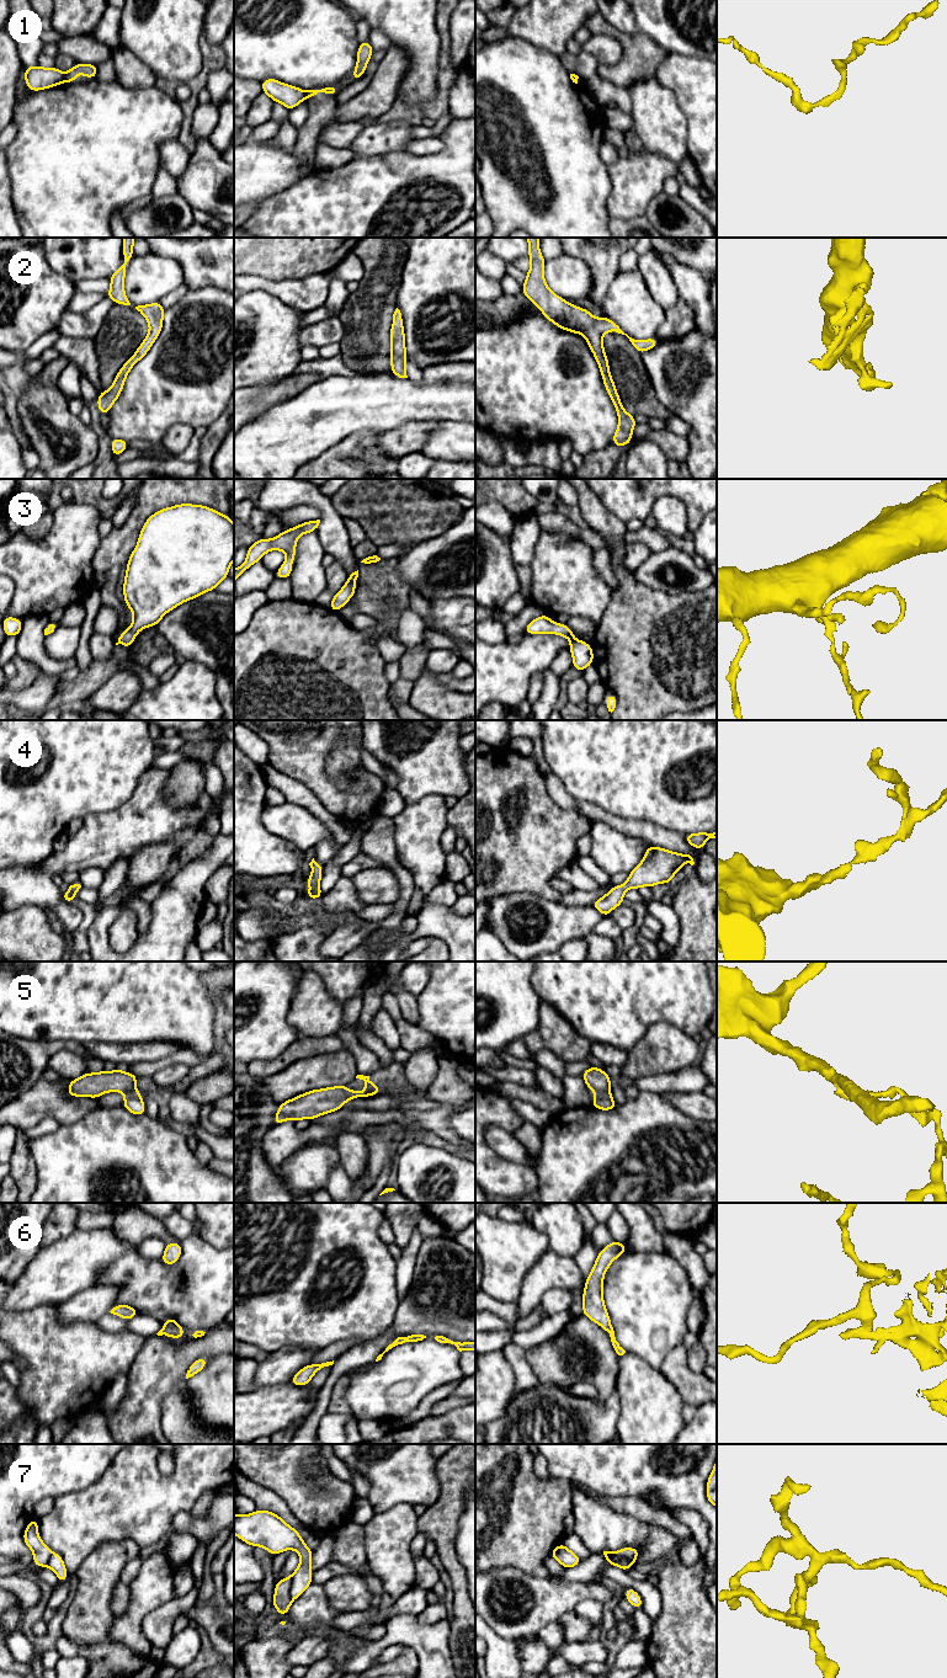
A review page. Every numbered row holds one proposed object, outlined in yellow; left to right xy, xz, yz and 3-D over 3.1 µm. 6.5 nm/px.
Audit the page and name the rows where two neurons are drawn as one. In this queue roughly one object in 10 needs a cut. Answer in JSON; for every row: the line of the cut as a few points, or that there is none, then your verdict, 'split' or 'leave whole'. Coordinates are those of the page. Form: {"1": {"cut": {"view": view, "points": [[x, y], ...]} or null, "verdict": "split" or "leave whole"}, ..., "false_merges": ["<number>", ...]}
{"1": {"cut": {"view": "xy", "points": [[65, 74], [63, 81]]}, "verdict": "split"}, "2": {"cut": null, "verdict": "leave whole"}, "3": {"cut": null, "verdict": "leave whole"}, "4": {"cut": null, "verdict": "leave whole"}, "5": {"cut": {"view": "yz", "points": [[594, 1090], [599, 1092], [608, 1091]]}, "verdict": "split"}, "6": {"cut": null, "verdict": "leave whole"}, "7": {"cut": {"view": "xz", "points": [[290, 1576], [292, 1599]]}, "verdict": "split"}, "false_merges": ["1", "5", "7"]}

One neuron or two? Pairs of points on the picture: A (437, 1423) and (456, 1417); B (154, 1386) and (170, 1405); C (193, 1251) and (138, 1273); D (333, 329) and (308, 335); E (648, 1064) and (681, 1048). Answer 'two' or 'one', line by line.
A: one
B: two
C: one
D: one
E: one

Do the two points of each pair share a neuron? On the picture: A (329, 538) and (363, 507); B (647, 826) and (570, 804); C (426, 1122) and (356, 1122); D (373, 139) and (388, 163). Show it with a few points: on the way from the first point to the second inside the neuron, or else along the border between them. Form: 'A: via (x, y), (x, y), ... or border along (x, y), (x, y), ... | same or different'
A: border along (329, 497), (333, 507), (344, 517) | different
B: via (628, 826), (589, 809) | same
C: via (409, 1117), (373, 1118) | same
D: border along (404, 149), (356, 156) | different

